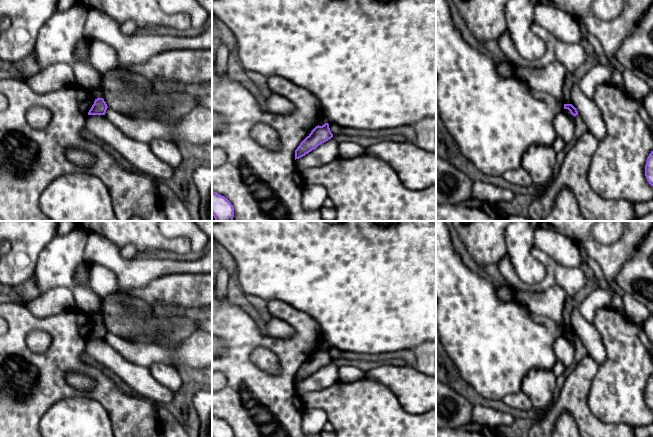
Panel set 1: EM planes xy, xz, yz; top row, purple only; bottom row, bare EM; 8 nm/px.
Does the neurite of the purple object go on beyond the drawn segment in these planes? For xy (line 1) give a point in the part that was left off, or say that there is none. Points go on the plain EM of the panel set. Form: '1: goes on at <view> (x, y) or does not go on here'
1: does not go on here

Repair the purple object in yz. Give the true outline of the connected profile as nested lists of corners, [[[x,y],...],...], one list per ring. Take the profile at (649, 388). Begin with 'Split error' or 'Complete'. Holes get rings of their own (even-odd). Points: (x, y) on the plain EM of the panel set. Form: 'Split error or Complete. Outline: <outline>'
Complete. Outline: [[[653,375],[649,378],[645,389],[645,400],[651,410],[653,410]]]

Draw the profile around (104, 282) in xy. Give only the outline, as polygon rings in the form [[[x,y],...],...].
[[[90,263],[90,283],[94,291],[101,297],[118,292],[116,275],[105,266]]]

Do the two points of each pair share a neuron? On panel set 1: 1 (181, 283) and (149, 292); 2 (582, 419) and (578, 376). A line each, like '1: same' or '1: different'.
1: same
2: same

